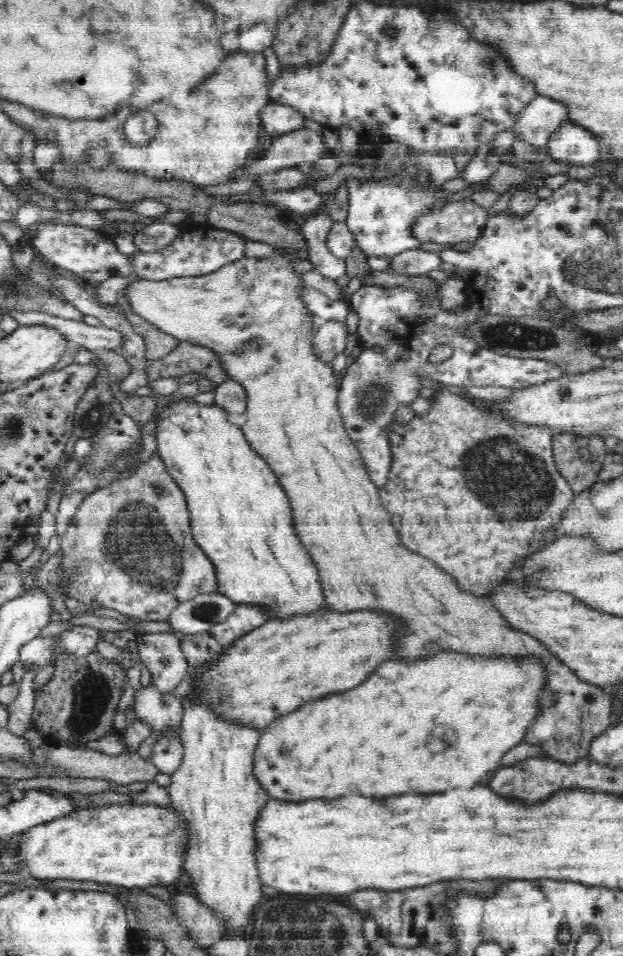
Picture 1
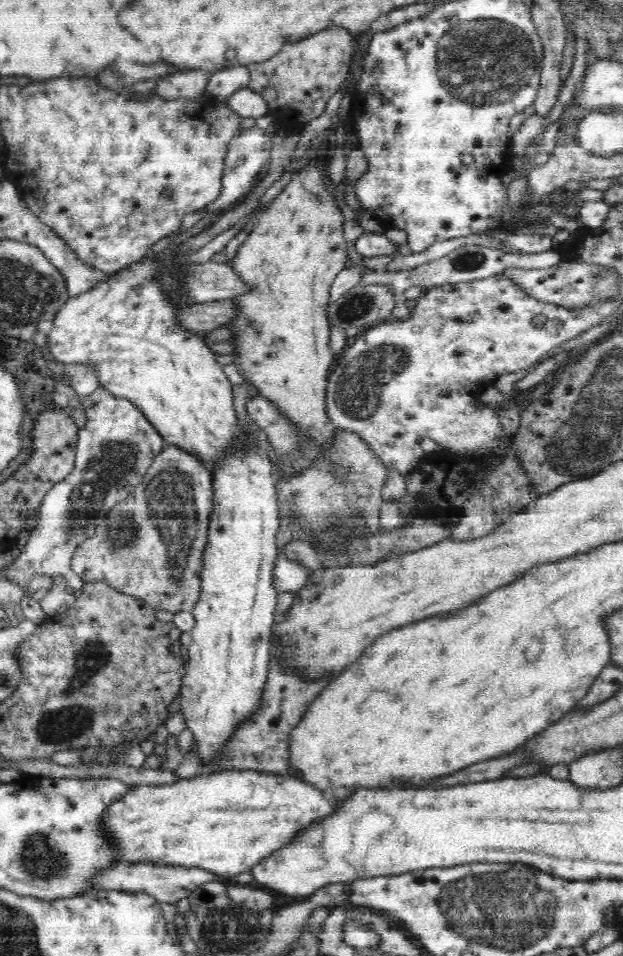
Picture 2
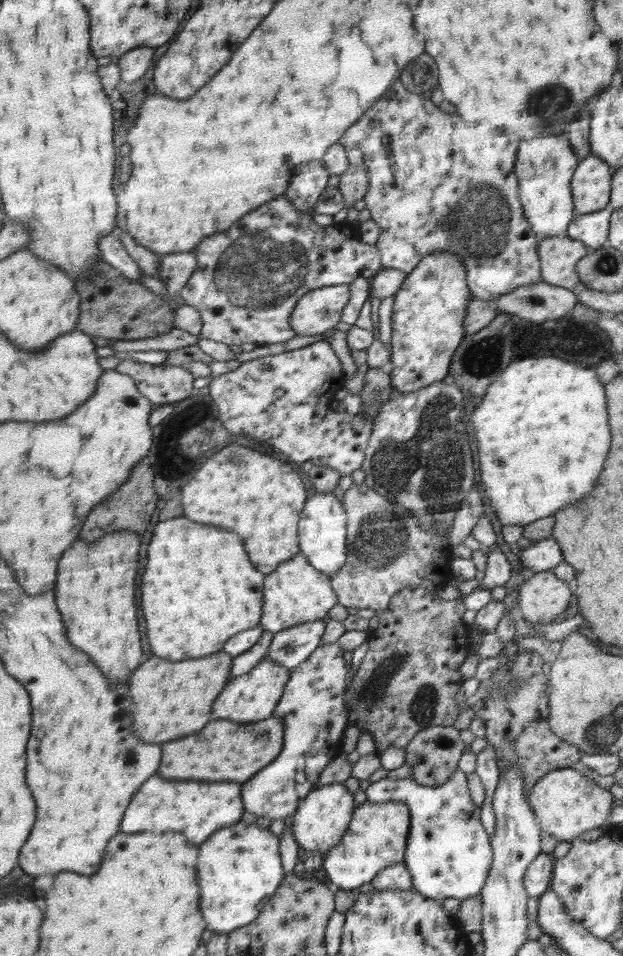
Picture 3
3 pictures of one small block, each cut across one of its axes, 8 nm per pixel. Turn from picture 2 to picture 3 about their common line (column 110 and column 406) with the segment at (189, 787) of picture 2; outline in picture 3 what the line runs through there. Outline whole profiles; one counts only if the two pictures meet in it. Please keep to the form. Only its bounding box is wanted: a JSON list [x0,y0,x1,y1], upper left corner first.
[323,803,411,890]

